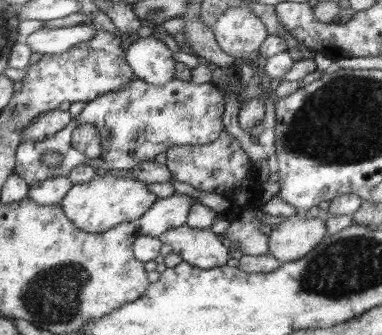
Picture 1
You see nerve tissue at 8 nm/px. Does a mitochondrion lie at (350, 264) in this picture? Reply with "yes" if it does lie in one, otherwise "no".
yes

